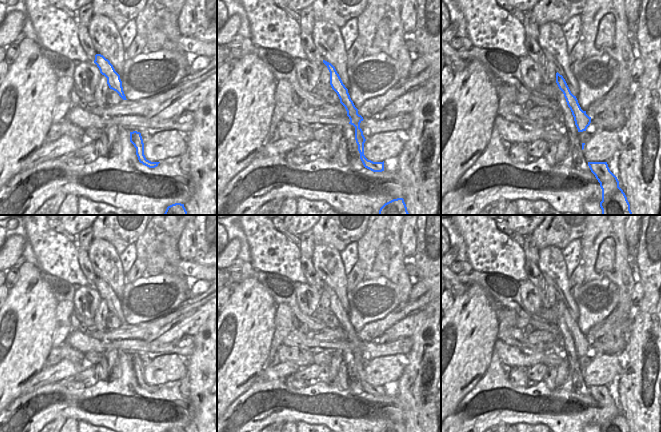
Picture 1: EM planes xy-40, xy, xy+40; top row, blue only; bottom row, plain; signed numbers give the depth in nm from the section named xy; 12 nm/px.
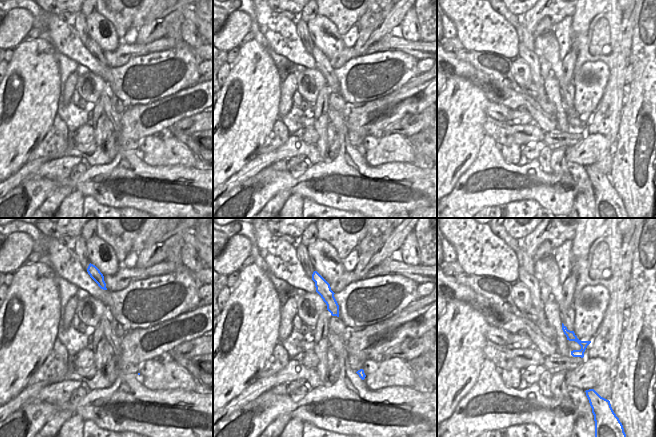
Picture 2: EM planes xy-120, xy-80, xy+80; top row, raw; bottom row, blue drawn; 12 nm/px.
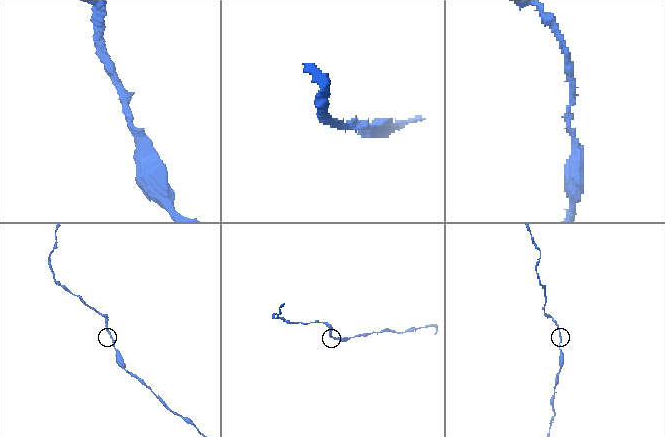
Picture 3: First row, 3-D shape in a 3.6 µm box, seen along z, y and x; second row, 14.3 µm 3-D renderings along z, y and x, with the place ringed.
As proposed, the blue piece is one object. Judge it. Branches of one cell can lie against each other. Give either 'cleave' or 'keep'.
keep

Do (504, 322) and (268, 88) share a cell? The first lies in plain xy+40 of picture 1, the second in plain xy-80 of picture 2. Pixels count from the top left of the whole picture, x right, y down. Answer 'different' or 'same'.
different

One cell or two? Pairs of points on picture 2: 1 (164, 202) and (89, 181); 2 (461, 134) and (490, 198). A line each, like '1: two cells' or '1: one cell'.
1: one cell
2: two cells

